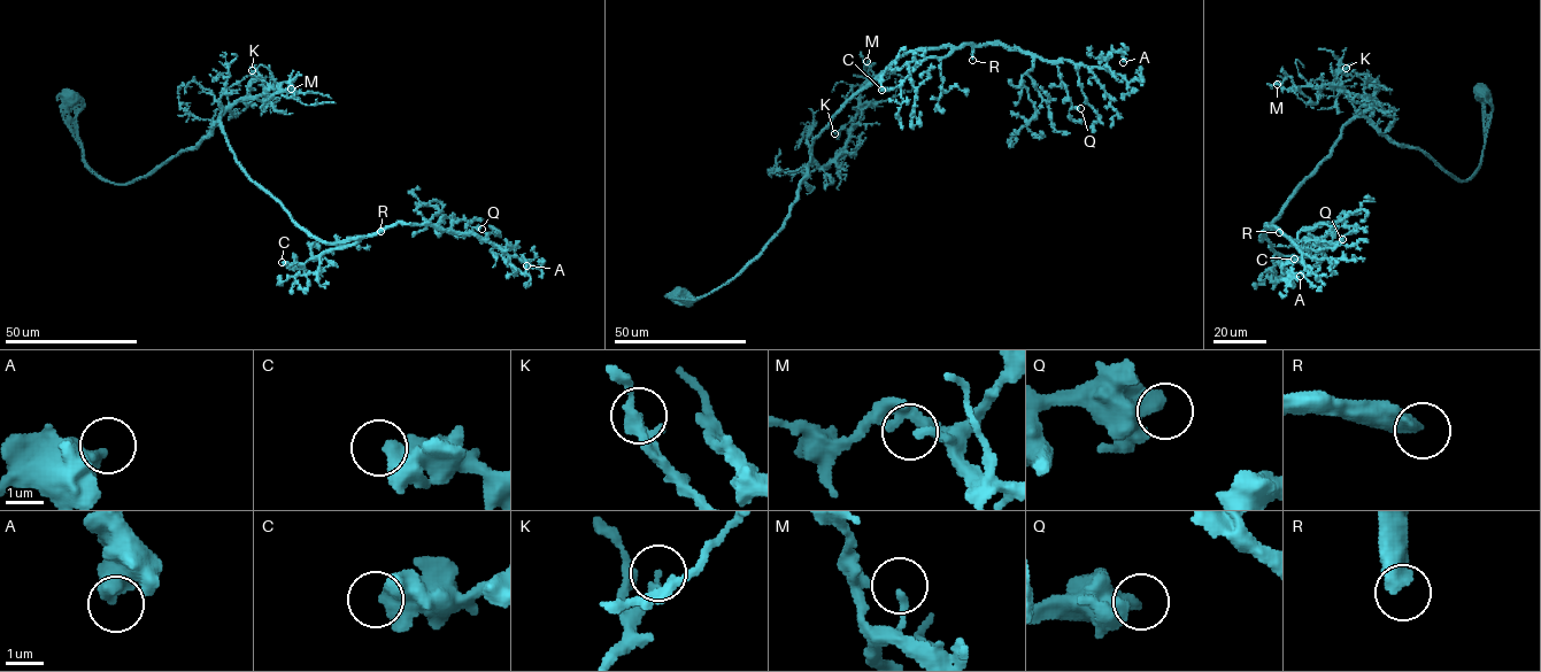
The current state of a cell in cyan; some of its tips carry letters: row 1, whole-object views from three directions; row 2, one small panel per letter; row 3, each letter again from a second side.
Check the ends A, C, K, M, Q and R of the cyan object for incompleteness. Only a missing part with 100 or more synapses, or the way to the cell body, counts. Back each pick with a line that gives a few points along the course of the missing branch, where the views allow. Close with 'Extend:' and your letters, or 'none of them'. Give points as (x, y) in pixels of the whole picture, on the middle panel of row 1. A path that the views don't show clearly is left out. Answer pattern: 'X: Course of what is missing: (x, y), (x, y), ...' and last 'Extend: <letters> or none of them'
R: Course of what is missing: (972, 60), (972, 64), (986, 78), (986, 87), (975, 109), (945, 132), (927, 128), (925, 122), (929, 120)
Extend: R

